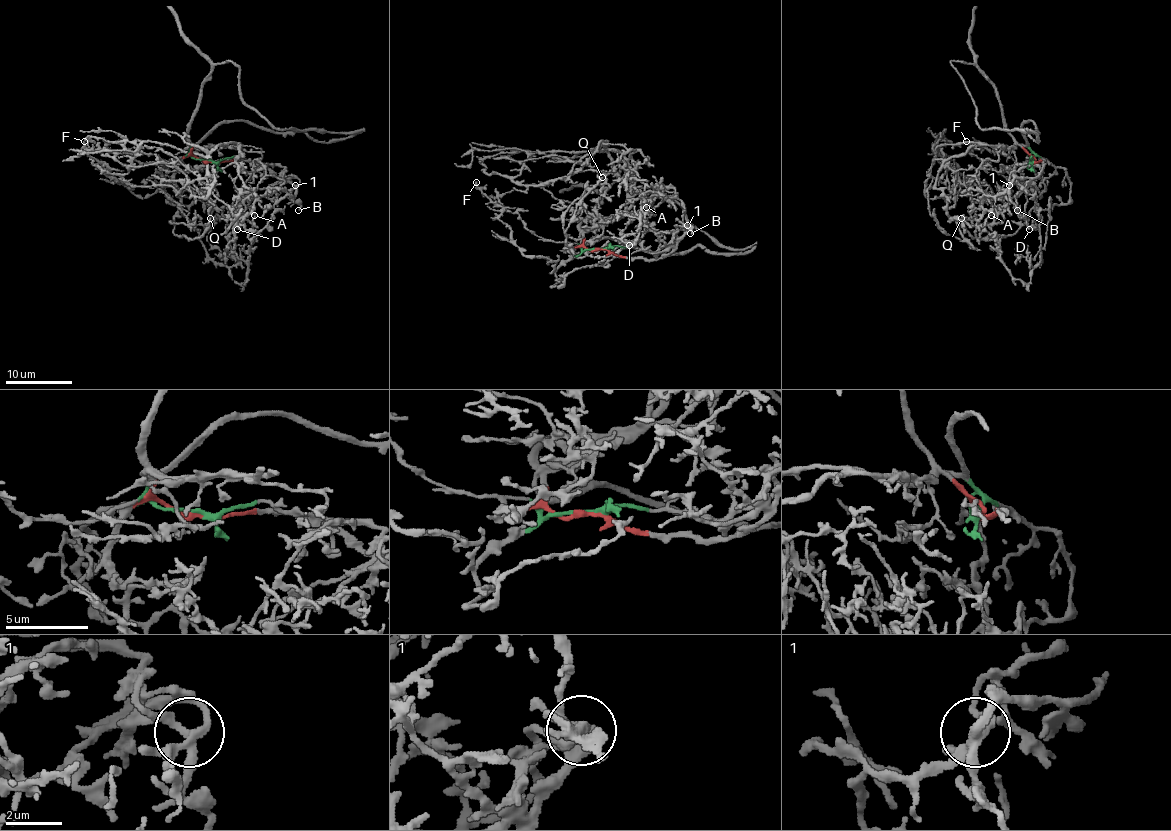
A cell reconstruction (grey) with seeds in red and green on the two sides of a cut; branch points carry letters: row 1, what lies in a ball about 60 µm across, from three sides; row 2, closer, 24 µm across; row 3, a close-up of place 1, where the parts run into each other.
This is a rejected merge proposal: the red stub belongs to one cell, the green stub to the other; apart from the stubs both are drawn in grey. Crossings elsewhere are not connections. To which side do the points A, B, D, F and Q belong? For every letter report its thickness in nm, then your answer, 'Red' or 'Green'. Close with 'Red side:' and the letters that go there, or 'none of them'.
A: Thickness 150 nm. Red
B: Thickness 200 nm. Green
D: Thickness 220 nm. Red
F: Thickness 240 nm. Green
Q: Thickness 170 nm. Red
Red side: A, D, Q

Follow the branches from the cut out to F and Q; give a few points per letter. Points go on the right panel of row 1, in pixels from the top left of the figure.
F: (1033, 161), (1040, 156), (1055, 167), (1041, 198), (1036, 189), (991, 169), (966, 141)
Q: (1033, 161), (1031, 156), (1034, 208), (1014, 233), (974, 238), (961, 218)

